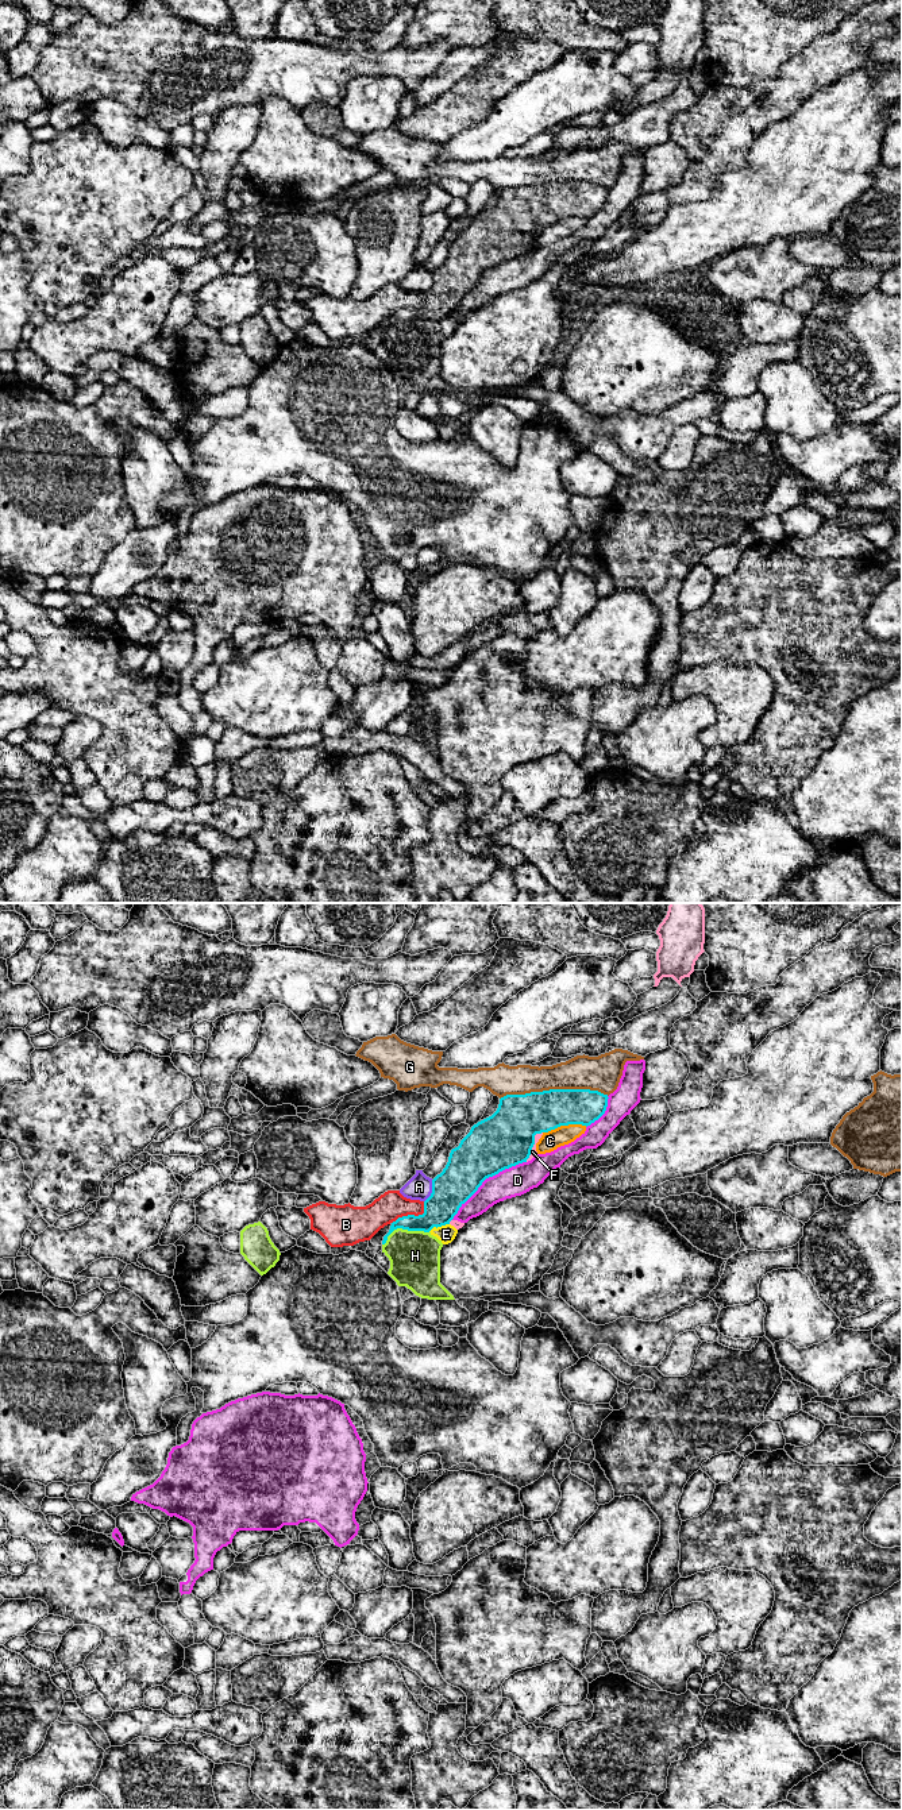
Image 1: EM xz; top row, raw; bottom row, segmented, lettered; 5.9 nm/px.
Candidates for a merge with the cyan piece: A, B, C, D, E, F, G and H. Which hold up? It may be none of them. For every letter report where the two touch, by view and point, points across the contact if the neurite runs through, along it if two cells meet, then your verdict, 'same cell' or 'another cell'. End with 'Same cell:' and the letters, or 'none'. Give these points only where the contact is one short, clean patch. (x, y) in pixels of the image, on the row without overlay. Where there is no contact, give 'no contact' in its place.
A: xz (432, 284) | another cell
B: xz (412, 308) | another cell
C: xz (565, 217) | another cell
D: xz (485, 271) | another cell
E: xz (438, 319) | along xz (448, 316), (432, 320), (428, 324) | another cell
F: xz (534, 236) | another cell
G: xz (554, 182) | another cell
H: xz (404, 321) | another cell
Same cell: none

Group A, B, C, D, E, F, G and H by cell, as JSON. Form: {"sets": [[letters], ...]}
{"sets": [["A"], ["B"], ["C"], ["D"], ["E", "F", "H"], ["G"]]}

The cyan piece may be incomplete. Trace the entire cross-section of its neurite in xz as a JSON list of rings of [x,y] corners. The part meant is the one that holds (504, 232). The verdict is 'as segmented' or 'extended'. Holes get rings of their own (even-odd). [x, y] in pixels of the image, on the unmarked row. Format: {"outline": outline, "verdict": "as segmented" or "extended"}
{"outline": [[[550,182],[501,190],[497,204],[474,217],[459,239],[451,243],[446,260],[432,273],[432,286],[424,294],[424,306],[398,310],[392,316],[382,337],[397,321],[429,325],[433,320],[450,317],[459,301],[478,283],[486,271],[527,255],[536,227],[568,217],[587,220],[605,207],[608,192],[608,188],[590,182]]], "verdict": "as segmented"}

